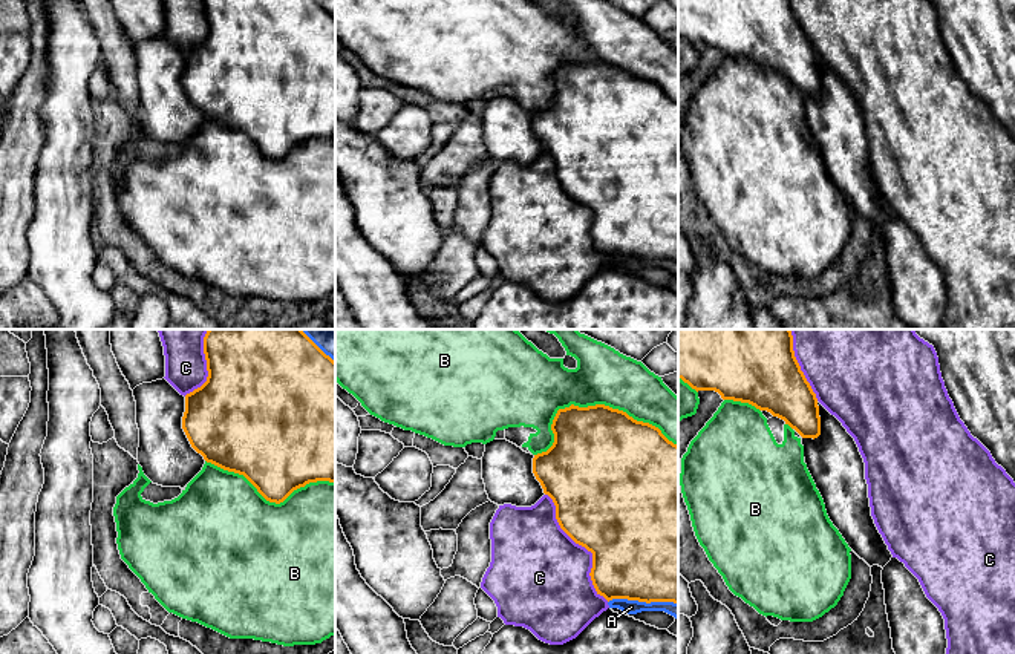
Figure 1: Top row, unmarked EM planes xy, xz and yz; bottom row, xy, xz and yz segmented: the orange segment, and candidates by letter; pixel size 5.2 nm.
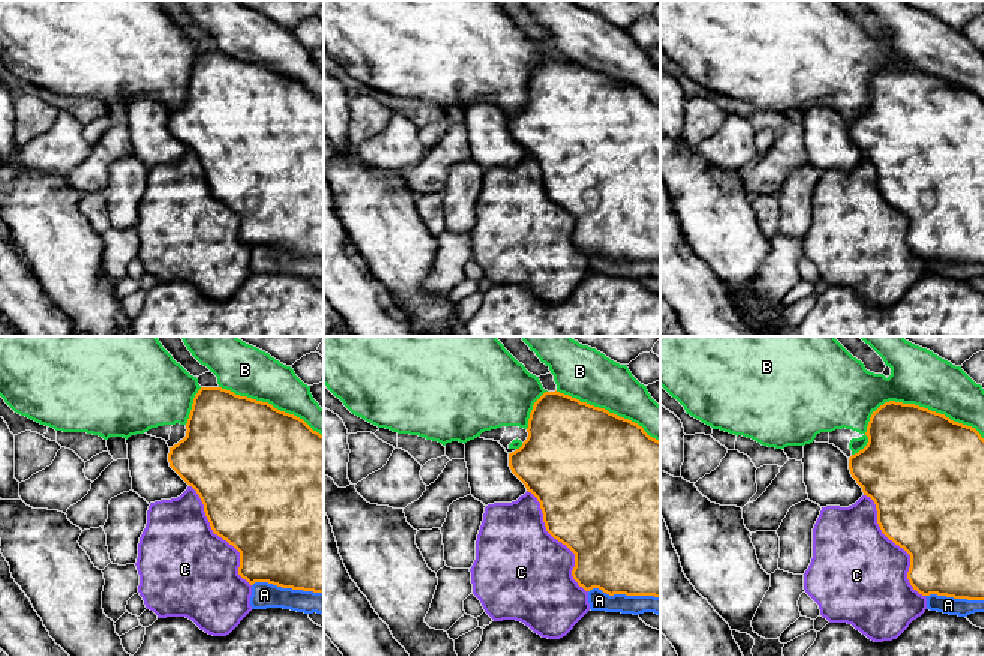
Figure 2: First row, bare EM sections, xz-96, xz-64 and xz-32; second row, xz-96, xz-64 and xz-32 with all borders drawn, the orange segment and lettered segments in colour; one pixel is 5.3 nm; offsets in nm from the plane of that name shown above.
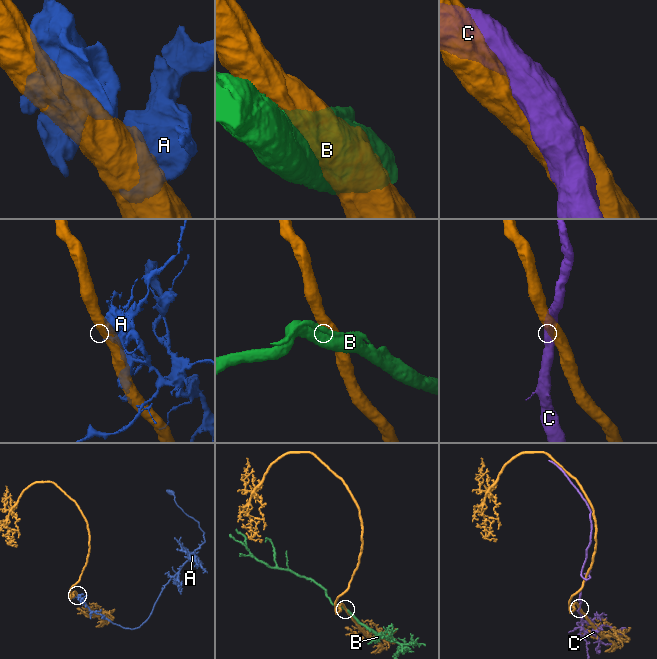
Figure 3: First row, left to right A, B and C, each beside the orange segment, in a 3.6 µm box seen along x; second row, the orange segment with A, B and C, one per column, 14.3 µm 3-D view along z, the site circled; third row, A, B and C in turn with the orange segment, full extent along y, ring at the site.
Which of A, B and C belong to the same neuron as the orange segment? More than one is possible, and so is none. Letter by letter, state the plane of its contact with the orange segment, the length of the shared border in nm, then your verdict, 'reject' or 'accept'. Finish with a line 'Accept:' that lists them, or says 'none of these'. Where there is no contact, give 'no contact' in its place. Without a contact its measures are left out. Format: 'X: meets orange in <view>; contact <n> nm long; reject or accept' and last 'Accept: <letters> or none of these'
A: meets orange in xz; contact 360 nm long; reject
B: meets orange in xz; contact 750 nm long; reject
C: meets orange in xz; contact 650 nm long; reject
Accept: none of these

